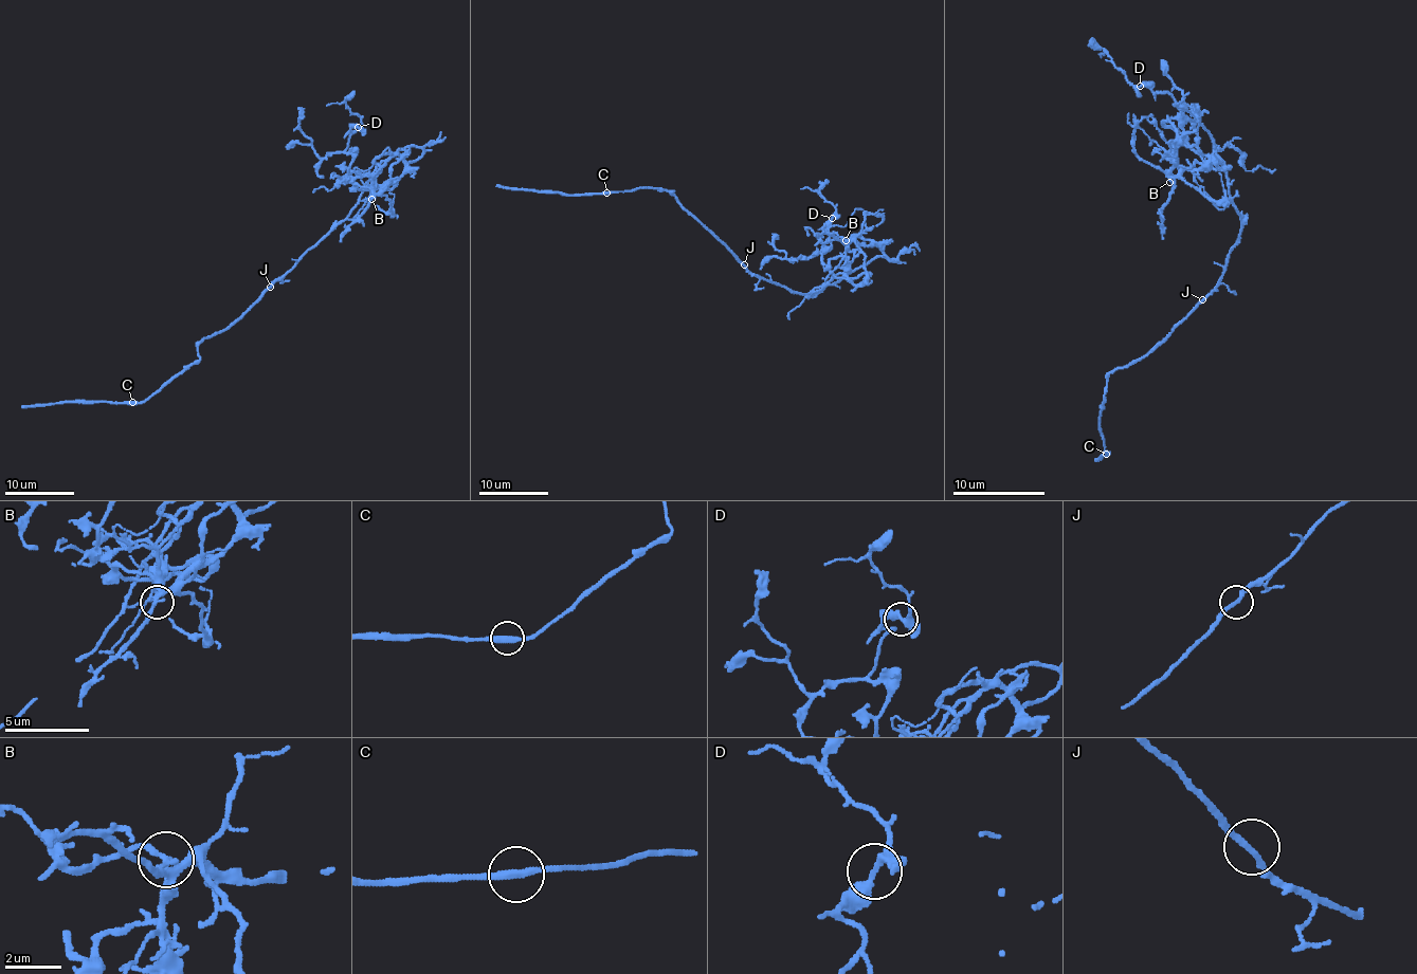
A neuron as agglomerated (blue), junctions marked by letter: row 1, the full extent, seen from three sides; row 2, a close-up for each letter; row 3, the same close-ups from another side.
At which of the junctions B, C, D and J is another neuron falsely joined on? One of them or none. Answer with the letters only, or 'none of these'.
none of these

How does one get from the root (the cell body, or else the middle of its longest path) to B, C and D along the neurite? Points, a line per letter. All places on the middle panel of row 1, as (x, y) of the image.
B: (744, 265), (750, 273), (796, 292), (817, 292), (845, 275), (846, 240)
C: (744, 265), (682, 205), (673, 191), (635, 188), (607, 194)
D: (744, 265), (802, 294), (832, 285), (837, 278), (821, 261), (829, 237), (823, 227), (832, 218)

